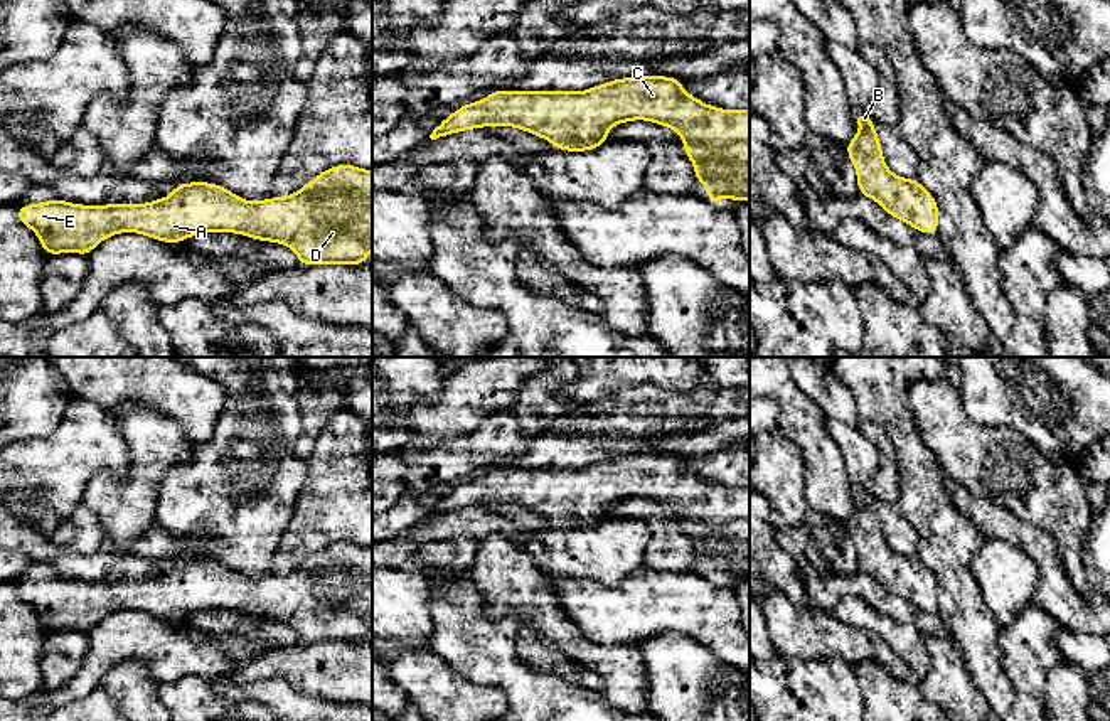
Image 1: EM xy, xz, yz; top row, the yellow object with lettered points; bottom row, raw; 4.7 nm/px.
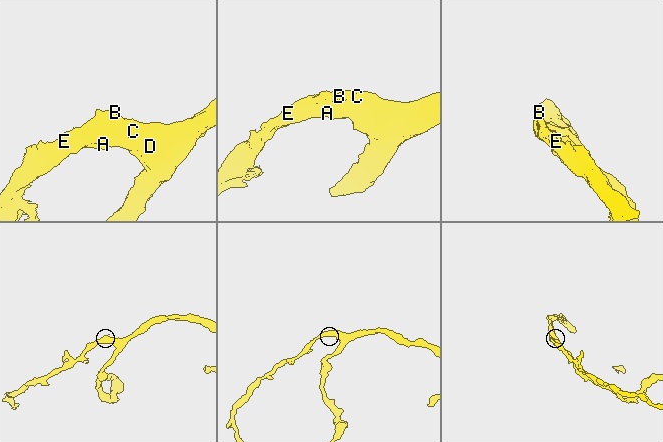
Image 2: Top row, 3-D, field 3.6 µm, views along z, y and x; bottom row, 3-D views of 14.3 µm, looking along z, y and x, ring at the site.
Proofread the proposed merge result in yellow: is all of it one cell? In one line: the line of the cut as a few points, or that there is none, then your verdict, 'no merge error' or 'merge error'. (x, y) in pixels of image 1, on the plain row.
no cut; no merge error

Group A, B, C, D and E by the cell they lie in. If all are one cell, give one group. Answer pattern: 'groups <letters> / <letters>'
groups A B C D E

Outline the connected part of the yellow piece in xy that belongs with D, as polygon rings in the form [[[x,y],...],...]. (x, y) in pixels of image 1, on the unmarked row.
[[[335,542],[288,574],[259,579],[241,576],[211,559],[179,561],[168,574],[147,581],[83,583],[52,576],[19,585],[17,598],[37,612],[47,633],[62,630],[88,633],[101,618],[120,610],[138,610],[177,622],[195,612],[224,608],[285,622],[300,635],[302,644],[366,642],[372,627],[372,547]]]

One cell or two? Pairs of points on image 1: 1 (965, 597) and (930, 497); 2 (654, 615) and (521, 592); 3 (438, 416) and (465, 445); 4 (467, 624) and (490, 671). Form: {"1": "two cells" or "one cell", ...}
{"1": "one cell", "2": "two cells", "3": "two cells", "4": "one cell"}

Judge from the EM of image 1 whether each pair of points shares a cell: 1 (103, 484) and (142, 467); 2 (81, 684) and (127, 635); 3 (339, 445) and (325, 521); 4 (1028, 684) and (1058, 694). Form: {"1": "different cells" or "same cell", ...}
{"1": "same cell", "2": "same cell", "3": "same cell", "4": "different cells"}

